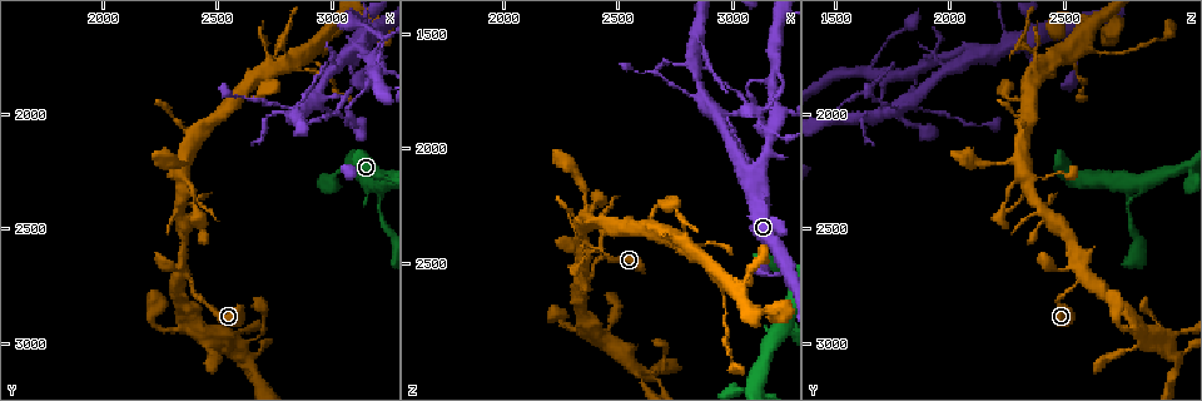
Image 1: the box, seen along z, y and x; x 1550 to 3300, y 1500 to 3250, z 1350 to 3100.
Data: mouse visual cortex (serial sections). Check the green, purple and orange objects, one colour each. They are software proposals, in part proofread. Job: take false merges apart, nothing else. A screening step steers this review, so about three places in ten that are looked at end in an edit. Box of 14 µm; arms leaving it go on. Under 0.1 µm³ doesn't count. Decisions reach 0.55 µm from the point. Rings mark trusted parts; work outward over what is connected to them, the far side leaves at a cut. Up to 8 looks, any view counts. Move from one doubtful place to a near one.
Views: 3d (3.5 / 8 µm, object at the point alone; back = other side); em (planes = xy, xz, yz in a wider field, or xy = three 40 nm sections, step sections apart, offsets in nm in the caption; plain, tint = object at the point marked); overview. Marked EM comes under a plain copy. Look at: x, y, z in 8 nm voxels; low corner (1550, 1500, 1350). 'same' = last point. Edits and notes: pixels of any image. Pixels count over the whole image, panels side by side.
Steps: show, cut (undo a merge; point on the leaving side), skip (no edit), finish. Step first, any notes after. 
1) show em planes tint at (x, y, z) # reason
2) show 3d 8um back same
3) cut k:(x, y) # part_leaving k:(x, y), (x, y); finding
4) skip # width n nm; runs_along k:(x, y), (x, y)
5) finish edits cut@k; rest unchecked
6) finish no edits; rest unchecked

show 3d 8um at (3220, 2330, 2790) # a fork

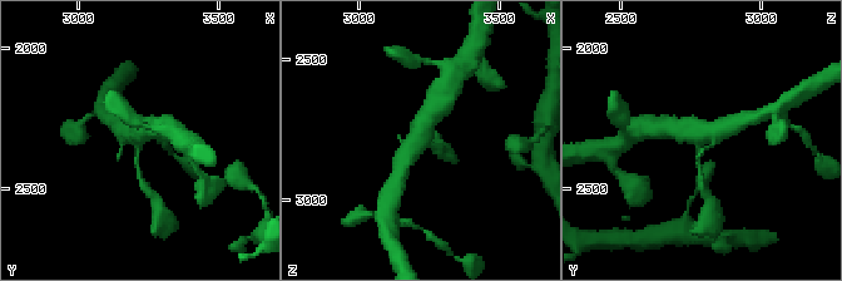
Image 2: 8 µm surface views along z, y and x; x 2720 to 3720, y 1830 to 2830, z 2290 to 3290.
show em planes tint at (3210, 2330, 2780) # shape alone is not enough

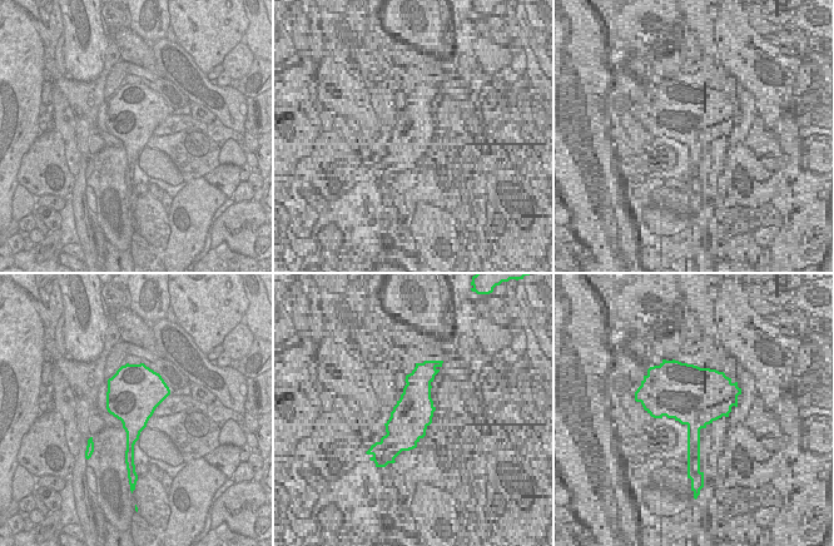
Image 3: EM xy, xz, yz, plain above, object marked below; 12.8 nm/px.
skip # runs_along 2:(436, 106), (402, 166); continuous, no second cell

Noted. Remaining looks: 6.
show 3d 8um at (2960, 1740, 2640)

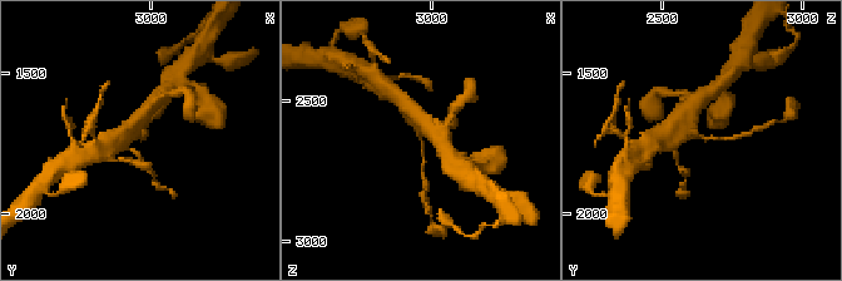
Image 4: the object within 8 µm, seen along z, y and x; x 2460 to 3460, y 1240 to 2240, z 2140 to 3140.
show 3d 3.5um at (2960, 1740, 2630) # closer look

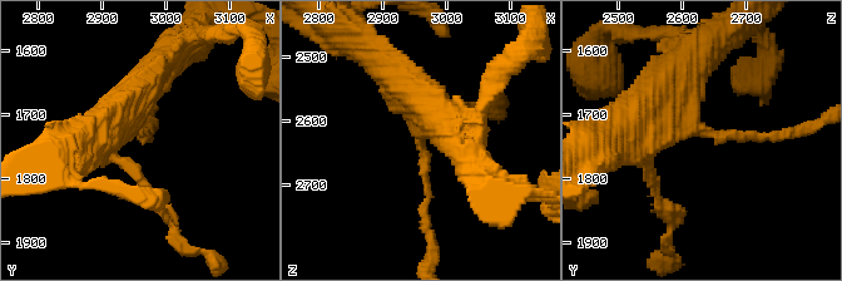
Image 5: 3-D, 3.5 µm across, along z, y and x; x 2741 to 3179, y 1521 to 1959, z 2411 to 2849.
show em xy step 2 tint at (2965, 1730, 2640) # arm_widths 100, 400 nm

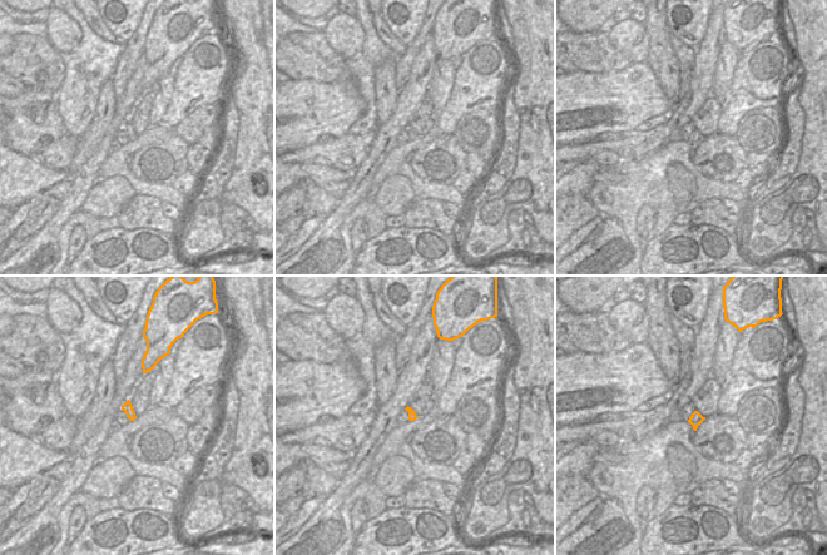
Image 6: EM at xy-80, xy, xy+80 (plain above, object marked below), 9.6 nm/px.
skip # runs_along 5:(396, 78), (415, 100), (426, 225); one cell here

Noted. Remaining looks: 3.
show 3d 3.5um at (3170, 1810, 1660) # four arms meet

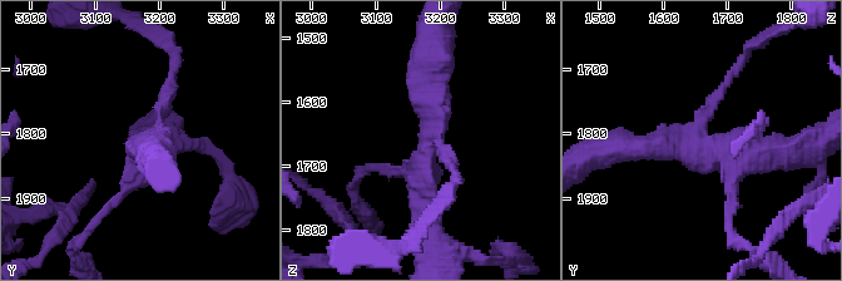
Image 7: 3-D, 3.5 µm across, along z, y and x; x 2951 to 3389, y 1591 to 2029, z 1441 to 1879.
show em xy step 1 tint at (3185, 1815, 1660) # arms 4; arm_widths 150, 250, 350, 350 nm

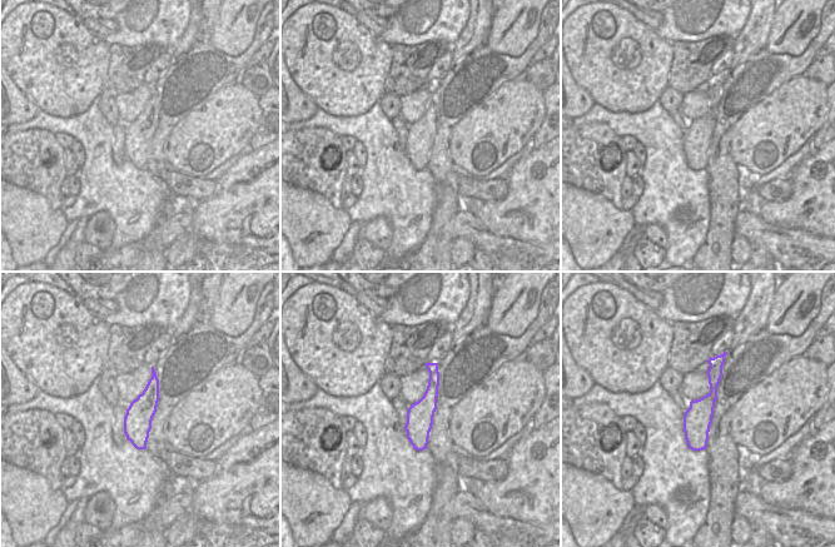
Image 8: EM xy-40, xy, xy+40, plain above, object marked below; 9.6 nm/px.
skip # runs_along 8:(717, 361), (695, 447); one cell here

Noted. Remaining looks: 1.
finish no edits; rest unchecked

